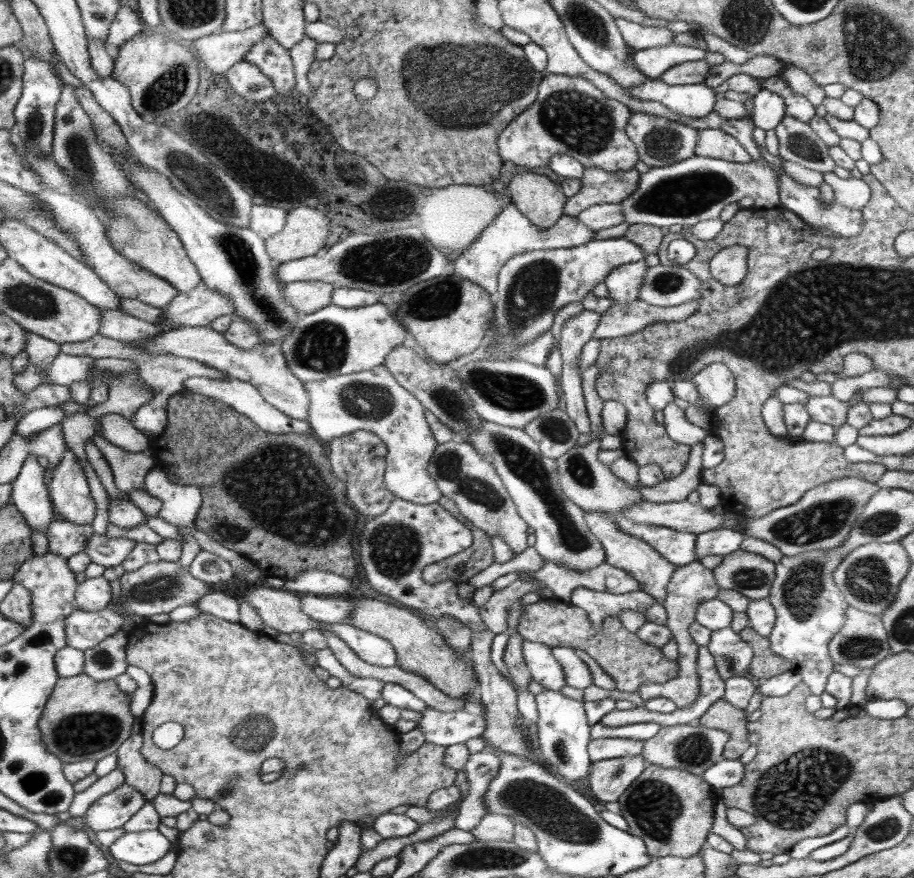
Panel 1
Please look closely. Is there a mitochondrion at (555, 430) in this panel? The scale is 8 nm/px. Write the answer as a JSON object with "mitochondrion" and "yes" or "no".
{"mitochondrion":"yes"}

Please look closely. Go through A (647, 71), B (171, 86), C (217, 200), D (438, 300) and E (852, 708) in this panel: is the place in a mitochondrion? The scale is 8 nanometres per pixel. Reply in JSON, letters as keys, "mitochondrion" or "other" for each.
{"A":"other","B":"mitochondrion","C":"mitochondrion","D":"mitochondrion","E":"other"}

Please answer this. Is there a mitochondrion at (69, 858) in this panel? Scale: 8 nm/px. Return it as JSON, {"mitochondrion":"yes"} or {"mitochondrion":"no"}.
{"mitochondrion":"yes"}

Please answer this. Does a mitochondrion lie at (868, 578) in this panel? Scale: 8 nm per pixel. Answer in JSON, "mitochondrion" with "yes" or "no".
{"mitochondrion":"yes"}

